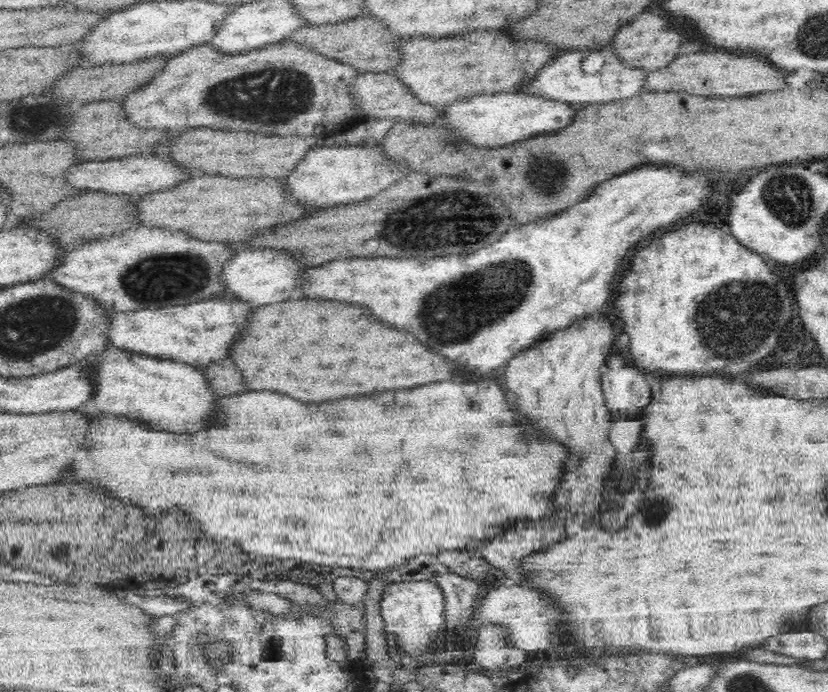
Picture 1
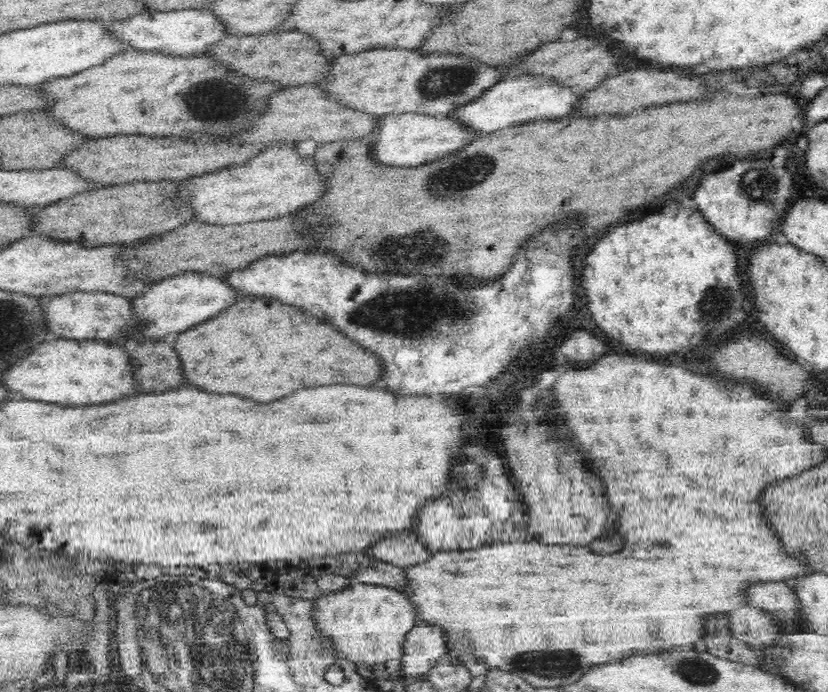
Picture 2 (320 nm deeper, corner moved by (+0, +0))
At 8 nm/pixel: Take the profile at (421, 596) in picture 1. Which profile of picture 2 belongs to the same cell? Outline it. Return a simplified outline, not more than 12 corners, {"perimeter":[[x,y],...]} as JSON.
{"perimeter":[[351,580],[322,593],[316,627],[341,658],[402,658],[420,622],[404,591]]}

